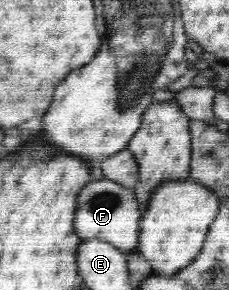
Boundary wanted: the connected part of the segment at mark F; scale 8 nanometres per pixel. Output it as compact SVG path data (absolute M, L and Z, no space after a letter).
M109 179L91 180L79 194L79 208L75 214L77 236L85 240L98 238L112 244L121 252L130 254L139 242L141 209L133 189L122 187Z

